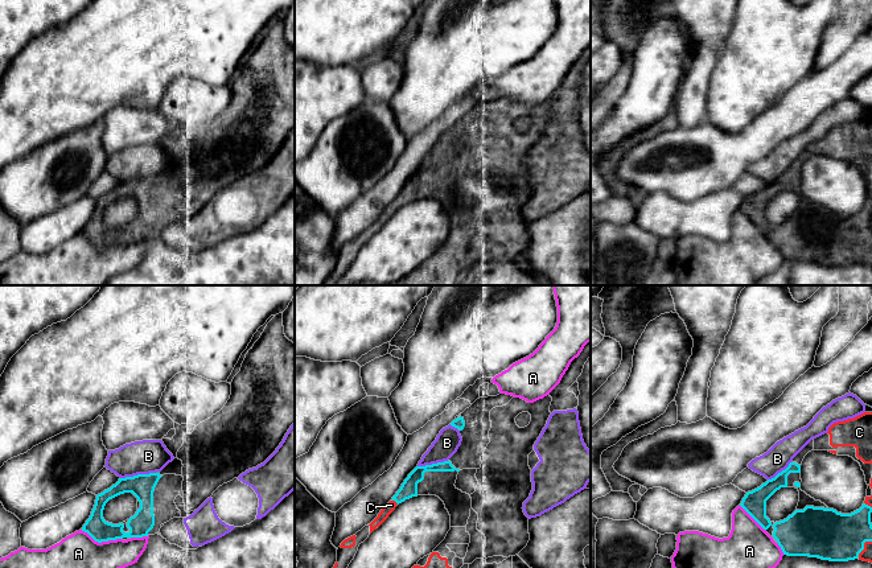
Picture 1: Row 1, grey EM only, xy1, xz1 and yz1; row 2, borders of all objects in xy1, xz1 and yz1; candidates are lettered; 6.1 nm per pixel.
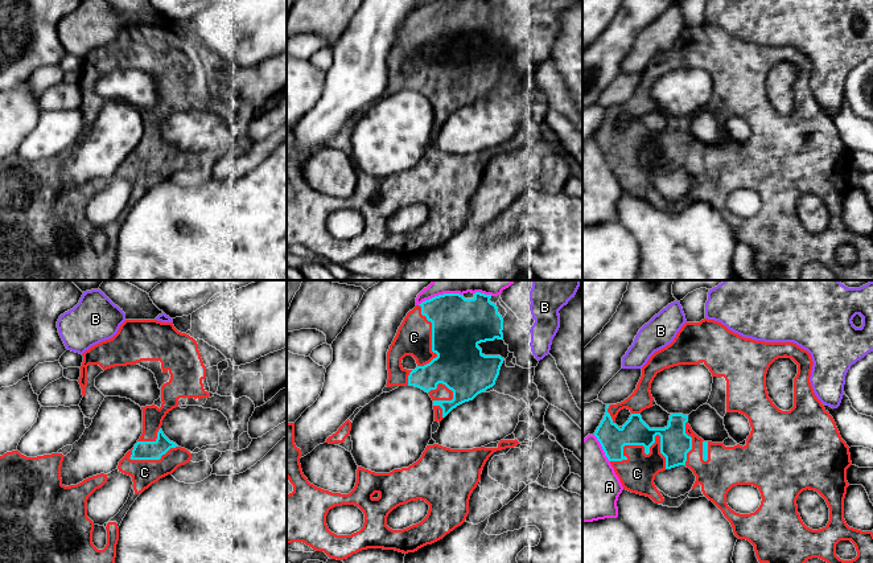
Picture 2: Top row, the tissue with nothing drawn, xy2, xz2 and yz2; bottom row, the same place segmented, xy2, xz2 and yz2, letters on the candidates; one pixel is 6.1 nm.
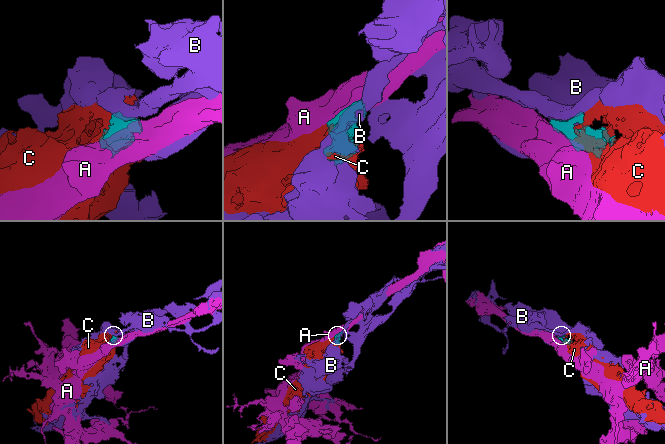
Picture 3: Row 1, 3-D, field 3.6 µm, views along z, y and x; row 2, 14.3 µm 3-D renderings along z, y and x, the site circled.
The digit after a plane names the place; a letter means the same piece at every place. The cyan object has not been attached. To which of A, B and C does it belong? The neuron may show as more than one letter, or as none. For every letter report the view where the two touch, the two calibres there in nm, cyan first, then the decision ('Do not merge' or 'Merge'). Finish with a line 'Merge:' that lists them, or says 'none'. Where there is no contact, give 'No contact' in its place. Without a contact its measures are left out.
A: Touches cyan in xy1. Thickness 140 nm (cyan) against 400 nm. Do not merge
B: Touches cyan in xy1. Thickness 150 nm (cyan) against 200 nm. Do not merge
C: Touches cyan in yz2. Thickness 180 nm (cyan) against 220 nm. Merge
Merge: C

